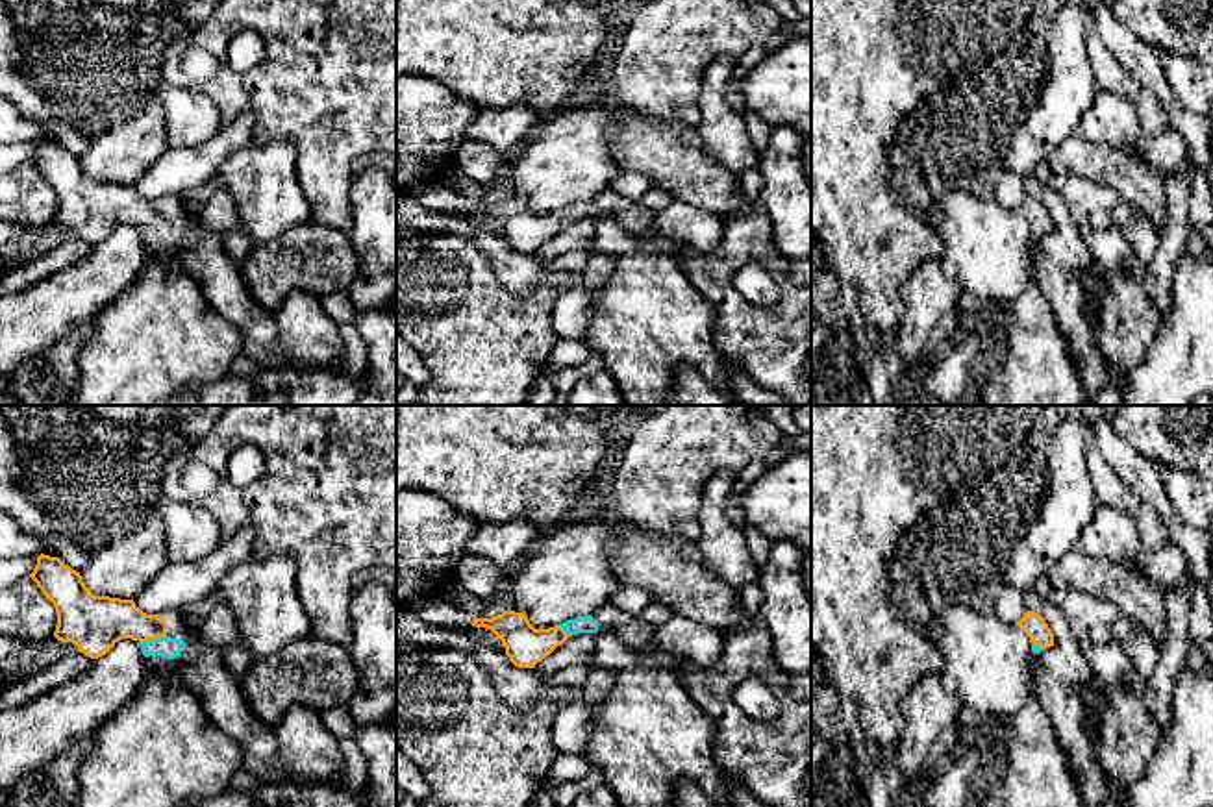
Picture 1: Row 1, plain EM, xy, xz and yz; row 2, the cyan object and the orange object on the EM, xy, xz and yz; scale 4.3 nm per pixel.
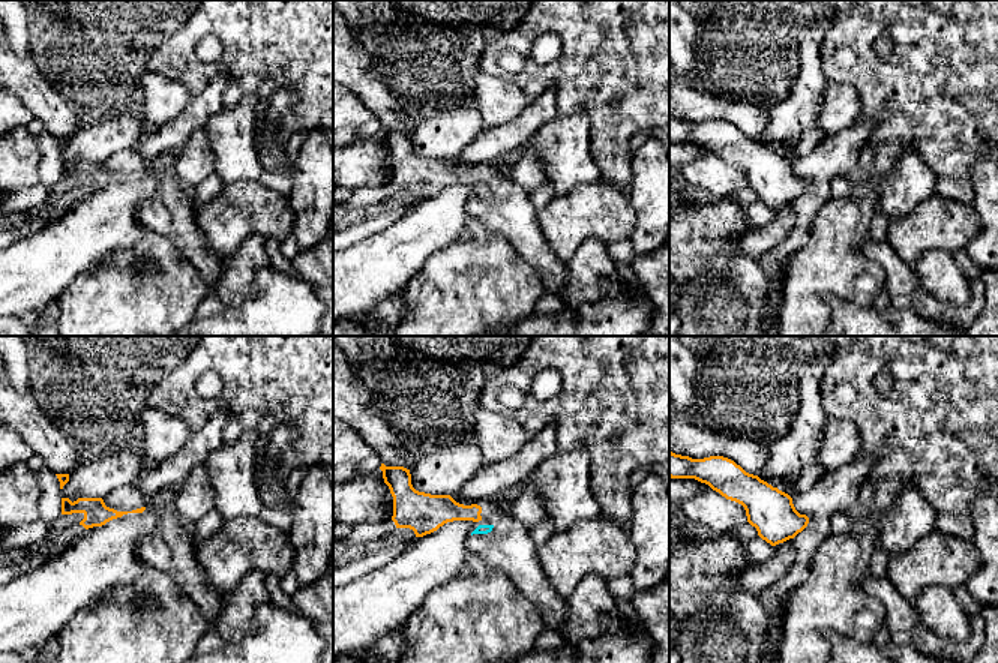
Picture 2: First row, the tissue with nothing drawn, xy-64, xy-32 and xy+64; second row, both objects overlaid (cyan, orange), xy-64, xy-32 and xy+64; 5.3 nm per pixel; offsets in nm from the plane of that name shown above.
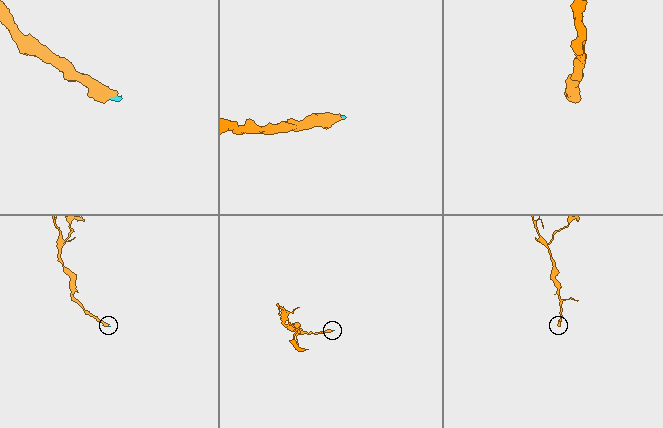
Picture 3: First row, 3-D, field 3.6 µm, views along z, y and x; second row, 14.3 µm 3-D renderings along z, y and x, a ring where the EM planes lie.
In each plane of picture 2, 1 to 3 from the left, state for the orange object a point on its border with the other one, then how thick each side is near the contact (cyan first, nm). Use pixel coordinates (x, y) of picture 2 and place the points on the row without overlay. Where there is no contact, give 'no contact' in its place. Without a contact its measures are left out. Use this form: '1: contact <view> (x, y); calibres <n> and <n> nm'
1: no contact
2: no contact
3: no contact

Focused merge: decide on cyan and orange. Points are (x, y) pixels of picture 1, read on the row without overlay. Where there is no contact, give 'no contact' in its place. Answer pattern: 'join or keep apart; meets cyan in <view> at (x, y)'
join; meets cyan in xy at (154, 224)

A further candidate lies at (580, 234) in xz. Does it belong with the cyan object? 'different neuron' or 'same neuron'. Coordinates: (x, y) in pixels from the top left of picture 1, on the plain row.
different neuron

